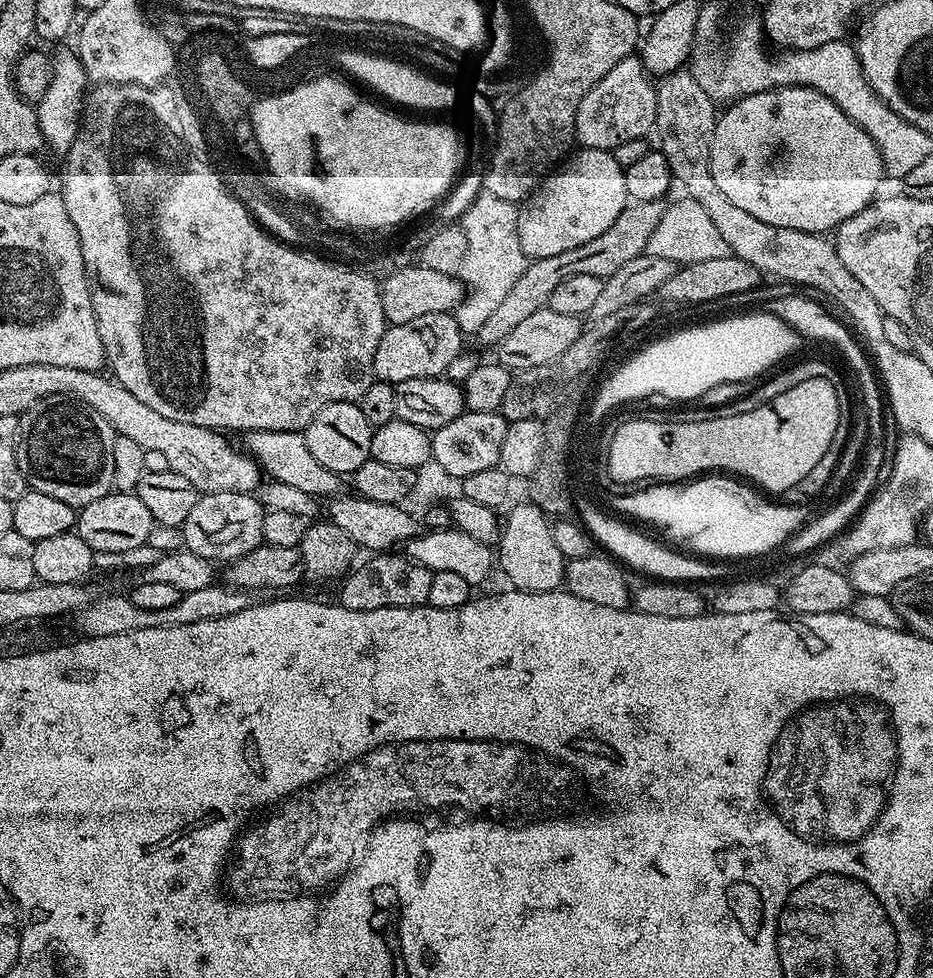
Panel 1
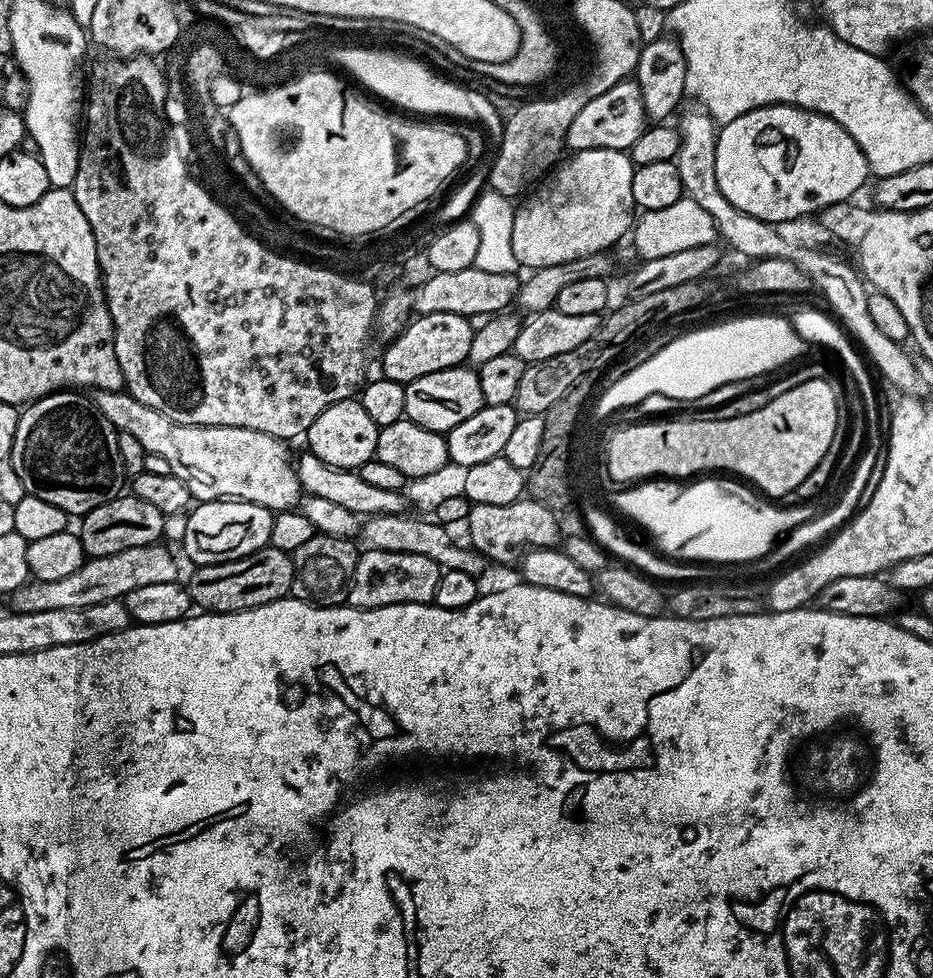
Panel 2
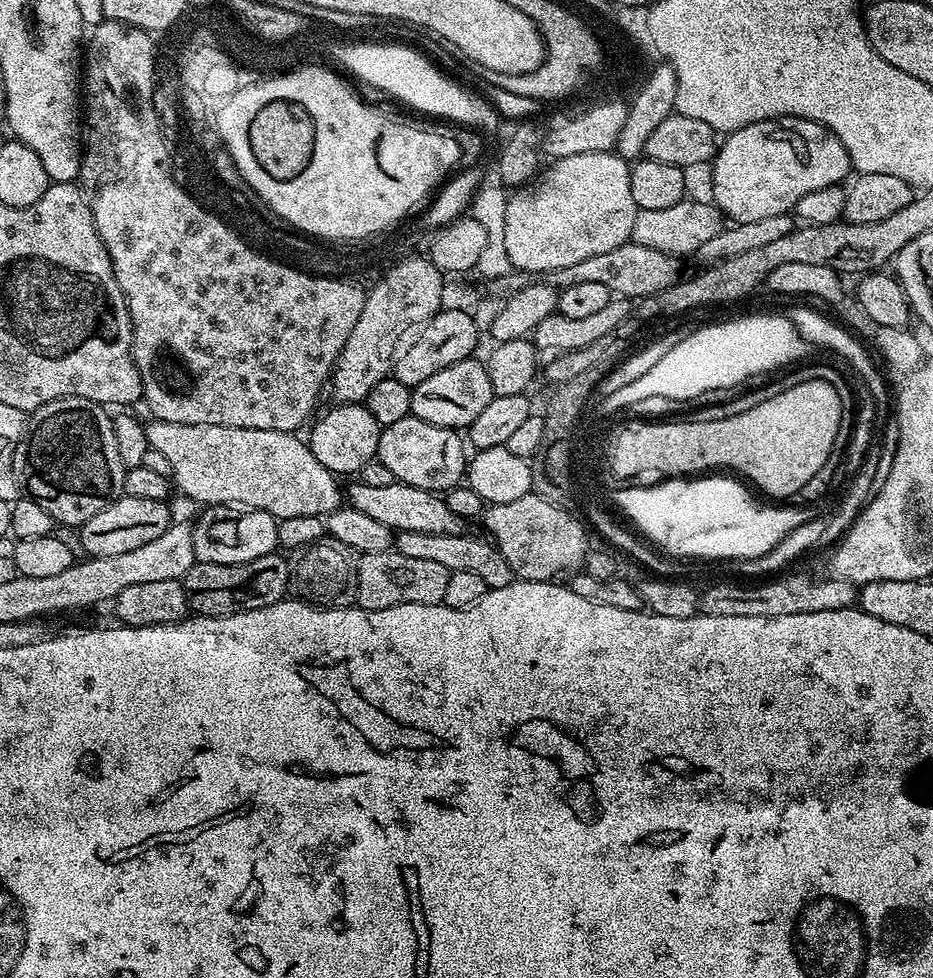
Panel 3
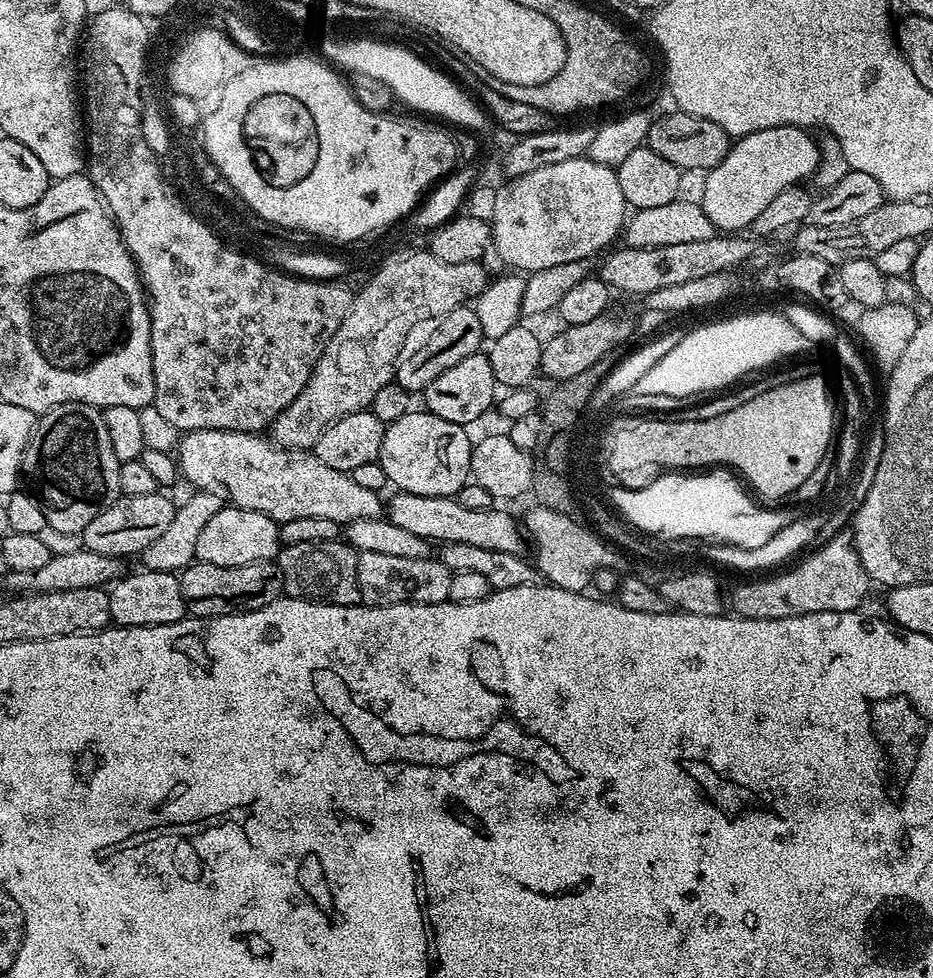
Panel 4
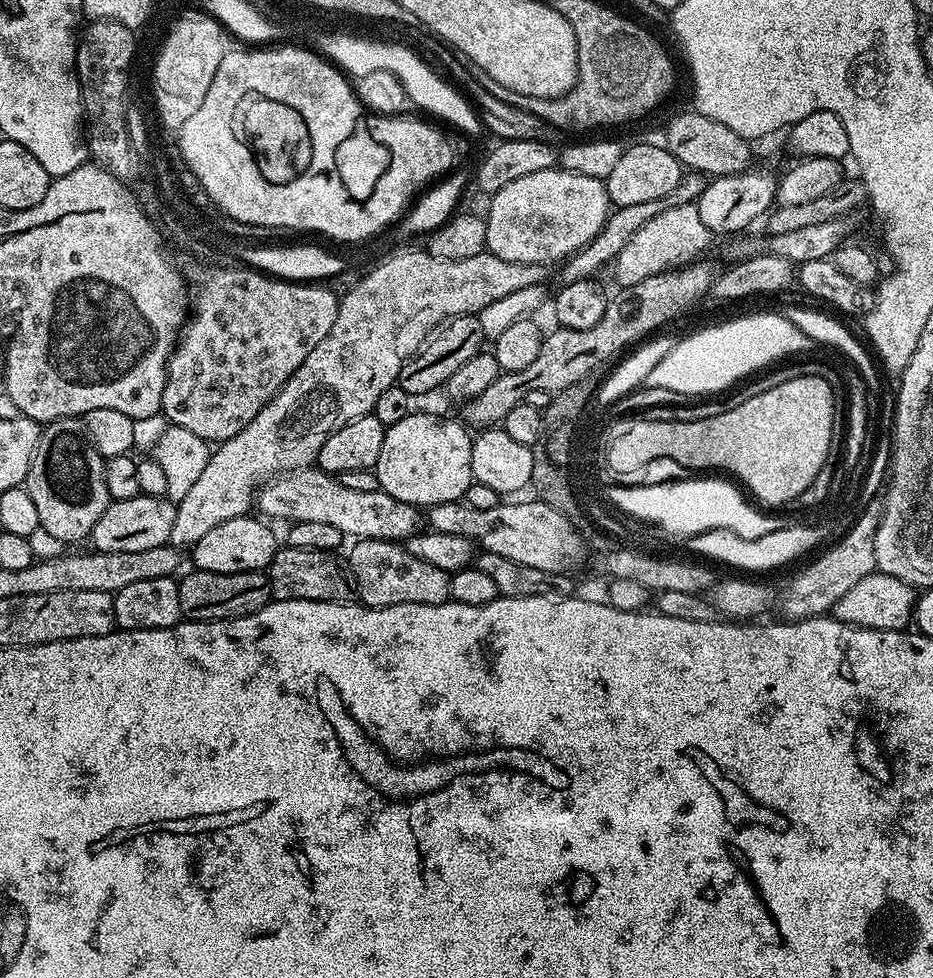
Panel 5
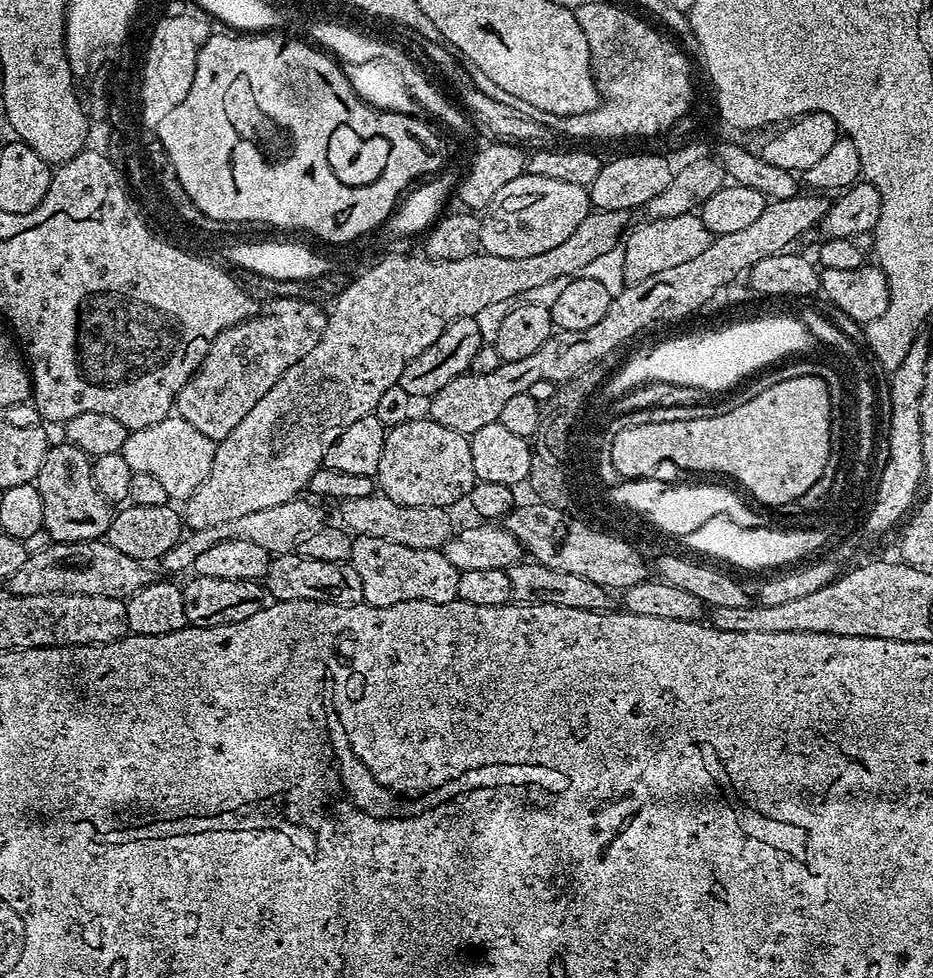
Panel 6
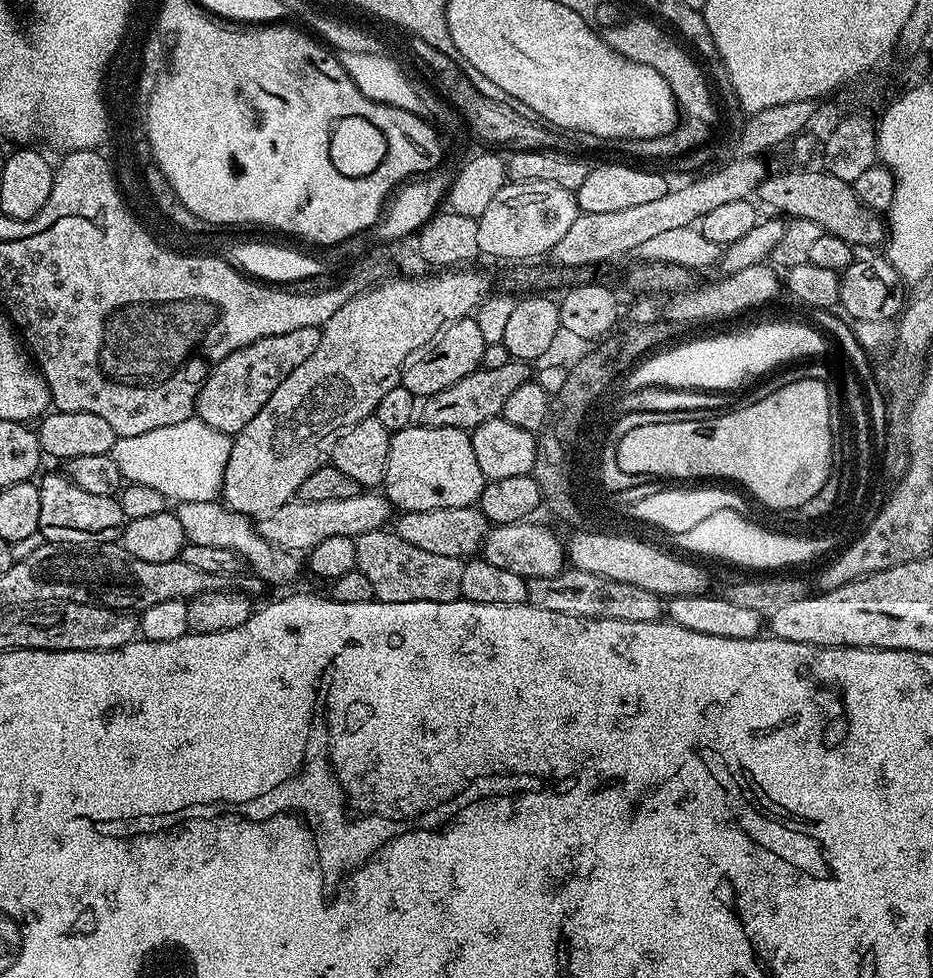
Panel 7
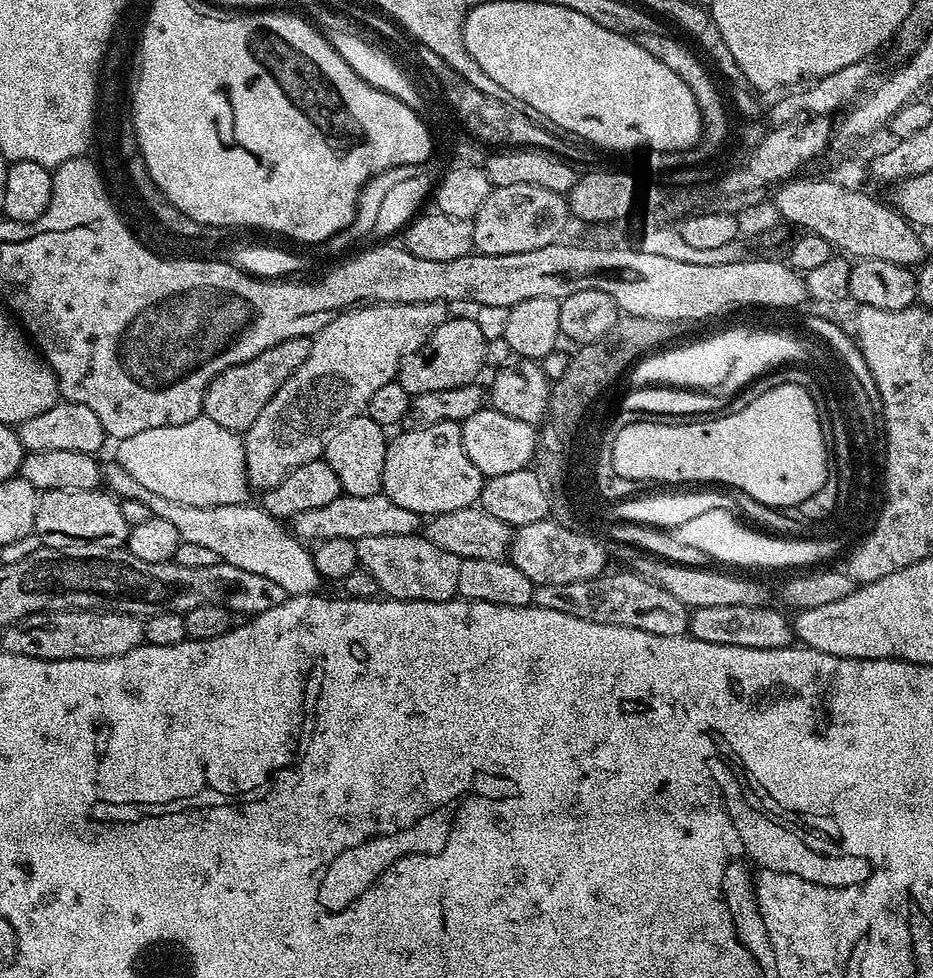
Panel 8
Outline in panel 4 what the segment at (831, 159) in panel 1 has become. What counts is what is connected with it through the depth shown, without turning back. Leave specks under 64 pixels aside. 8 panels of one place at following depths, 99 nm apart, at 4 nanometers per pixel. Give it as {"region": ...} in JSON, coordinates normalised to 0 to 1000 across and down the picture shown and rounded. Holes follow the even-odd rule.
{"region":[[[834,129],[833,131],[822,131],[812,133],[803,139],[794,139],[781,150],[780,157],[770,170],[758,173],[755,184],[755,197],[748,201],[748,208],[755,214],[757,223],[773,238],[789,239],[794,235],[801,234],[838,198],[844,192],[856,189],[862,183],[874,174],[878,168],[881,168],[879,148],[872,142],[869,134],[852,131],[851,129]]]}

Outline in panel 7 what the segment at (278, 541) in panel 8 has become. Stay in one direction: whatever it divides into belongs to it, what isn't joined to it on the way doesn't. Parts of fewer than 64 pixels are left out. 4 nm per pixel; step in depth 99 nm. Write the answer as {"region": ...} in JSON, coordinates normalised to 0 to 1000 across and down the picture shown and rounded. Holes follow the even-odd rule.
{"region":[[[195,511],[186,519],[191,534],[195,534],[195,542],[200,555],[212,558],[238,558],[240,562],[252,564],[262,575],[269,580],[269,586],[287,598],[309,595],[316,591],[319,585],[319,571],[311,563],[303,562],[285,552],[278,545],[275,537],[267,529],[257,524],[248,524],[244,519],[237,517],[229,511]]]}

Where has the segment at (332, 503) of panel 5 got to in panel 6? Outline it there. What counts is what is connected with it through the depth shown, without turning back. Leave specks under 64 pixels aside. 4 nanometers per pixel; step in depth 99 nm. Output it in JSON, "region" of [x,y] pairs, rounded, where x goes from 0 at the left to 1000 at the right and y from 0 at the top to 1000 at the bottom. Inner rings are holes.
{"region":[[[411,505],[370,511],[363,519],[365,532],[363,535],[382,548],[414,550],[414,554],[427,554],[427,558],[444,558],[444,562],[475,561],[487,543],[483,522],[480,519],[431,517]]]}

